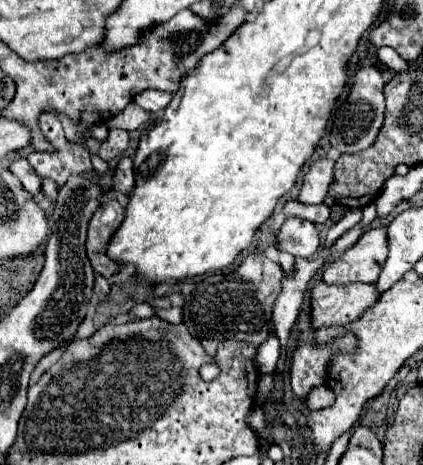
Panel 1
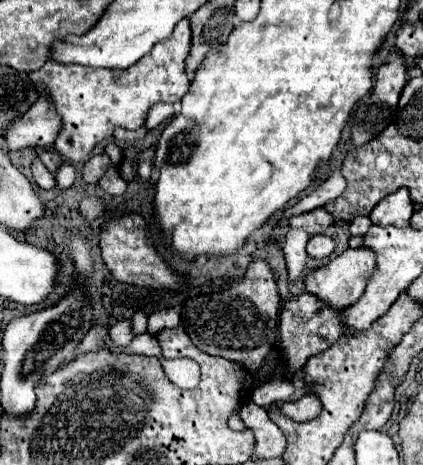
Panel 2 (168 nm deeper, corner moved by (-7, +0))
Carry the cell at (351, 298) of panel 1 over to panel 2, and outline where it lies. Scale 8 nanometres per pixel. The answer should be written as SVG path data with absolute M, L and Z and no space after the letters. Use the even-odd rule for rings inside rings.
M308 292L298 298L288 298L284 302L284 308L280 314L280 338L282 338L282 350L284 350L284 358L290 374L294 374L294 370L304 366L312 354L322 352L344 334L342 312L344 310L328 306L324 300L318 300L318 296Z

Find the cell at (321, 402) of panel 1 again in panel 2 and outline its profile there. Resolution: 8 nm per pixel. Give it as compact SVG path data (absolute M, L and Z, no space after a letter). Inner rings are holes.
M304 394L298 402L278 402L280 410L296 422L308 422L322 412L322 402L316 394Z

